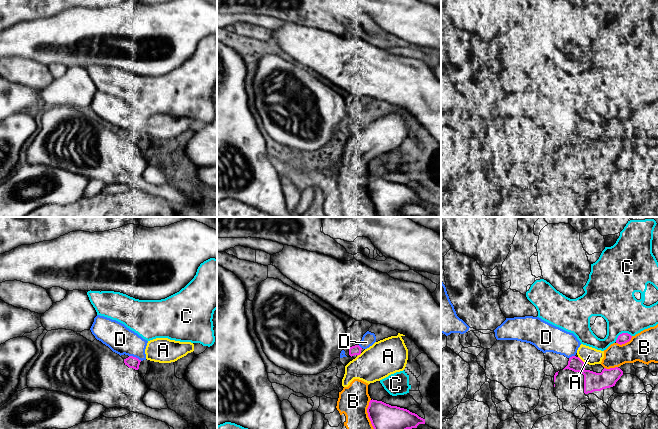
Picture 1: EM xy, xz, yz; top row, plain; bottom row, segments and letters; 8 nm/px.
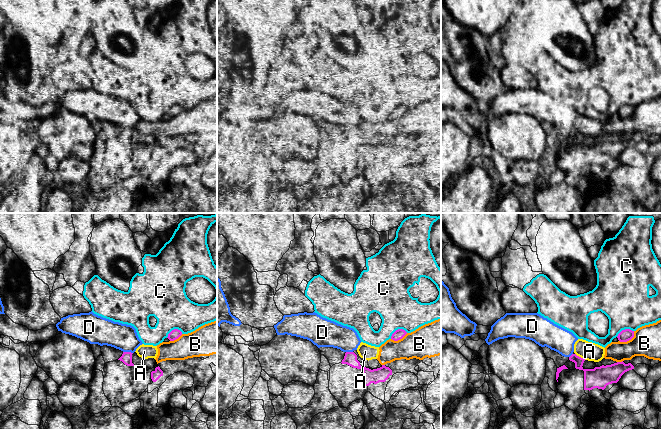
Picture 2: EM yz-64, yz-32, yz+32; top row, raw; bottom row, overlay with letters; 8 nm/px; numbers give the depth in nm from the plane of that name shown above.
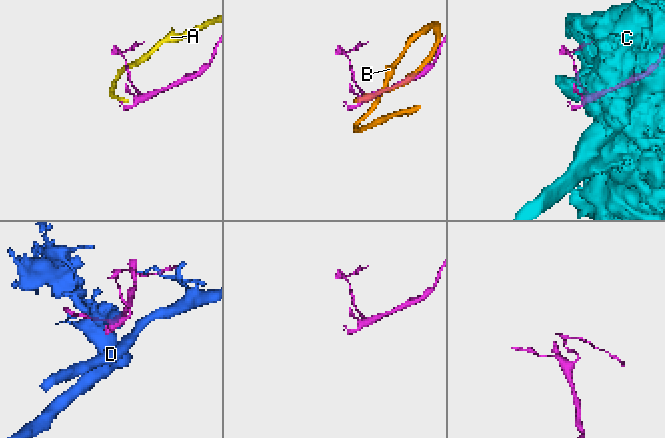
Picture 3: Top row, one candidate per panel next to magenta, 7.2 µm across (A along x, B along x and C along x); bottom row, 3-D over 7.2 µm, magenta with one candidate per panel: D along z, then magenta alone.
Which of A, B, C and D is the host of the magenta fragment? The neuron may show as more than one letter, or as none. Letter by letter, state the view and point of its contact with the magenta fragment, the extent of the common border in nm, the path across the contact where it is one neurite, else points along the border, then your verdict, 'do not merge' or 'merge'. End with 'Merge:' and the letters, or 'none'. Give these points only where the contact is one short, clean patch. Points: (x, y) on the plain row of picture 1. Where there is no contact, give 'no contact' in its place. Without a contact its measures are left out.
A: contact yz (581, 136); length 80 nm; do not merge
B: contact xz (370, 196); length 340 nm; do not merge
C: contact yz (622, 109); length 140 nm; do not merge
D: contact xy (135, 133); length 110 nm; do not merge
Merge: none

